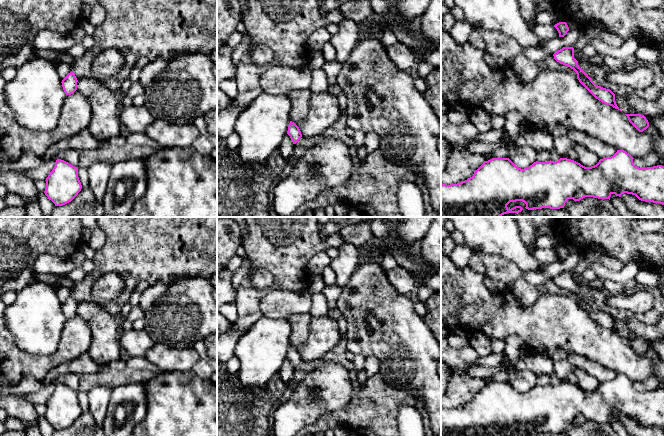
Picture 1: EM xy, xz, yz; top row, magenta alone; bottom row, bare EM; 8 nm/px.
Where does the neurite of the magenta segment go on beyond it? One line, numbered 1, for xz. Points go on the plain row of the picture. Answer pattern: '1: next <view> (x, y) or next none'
1: next none

